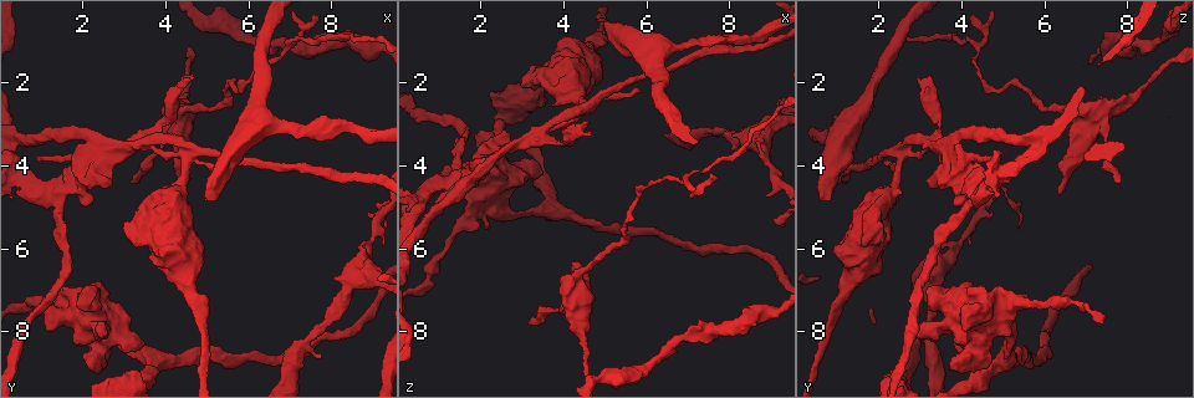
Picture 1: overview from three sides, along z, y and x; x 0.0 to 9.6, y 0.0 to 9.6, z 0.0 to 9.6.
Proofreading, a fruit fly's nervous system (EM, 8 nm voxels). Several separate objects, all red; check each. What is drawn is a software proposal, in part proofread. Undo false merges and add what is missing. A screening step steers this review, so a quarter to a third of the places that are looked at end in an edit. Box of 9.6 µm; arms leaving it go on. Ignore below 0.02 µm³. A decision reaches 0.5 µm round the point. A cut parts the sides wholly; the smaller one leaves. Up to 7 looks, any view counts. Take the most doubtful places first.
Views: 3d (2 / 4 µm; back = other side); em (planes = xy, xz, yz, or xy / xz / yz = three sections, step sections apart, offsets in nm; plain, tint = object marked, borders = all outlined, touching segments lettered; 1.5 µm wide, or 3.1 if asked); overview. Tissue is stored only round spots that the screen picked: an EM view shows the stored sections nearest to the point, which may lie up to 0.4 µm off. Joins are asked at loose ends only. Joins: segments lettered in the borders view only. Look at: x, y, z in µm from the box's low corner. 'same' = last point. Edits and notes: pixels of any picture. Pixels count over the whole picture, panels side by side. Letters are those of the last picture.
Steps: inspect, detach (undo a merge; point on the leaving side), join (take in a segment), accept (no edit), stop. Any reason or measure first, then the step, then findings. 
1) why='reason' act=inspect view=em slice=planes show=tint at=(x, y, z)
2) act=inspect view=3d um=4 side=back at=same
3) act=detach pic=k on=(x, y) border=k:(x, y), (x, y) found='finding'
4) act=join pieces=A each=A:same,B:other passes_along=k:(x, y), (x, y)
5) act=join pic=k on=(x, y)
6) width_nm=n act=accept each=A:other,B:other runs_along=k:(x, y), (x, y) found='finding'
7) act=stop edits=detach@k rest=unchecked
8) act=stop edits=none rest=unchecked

why='an open end' act=inspect view=em slice=xy step=8 show=tint at=(4.95, 4.80, 0.75)

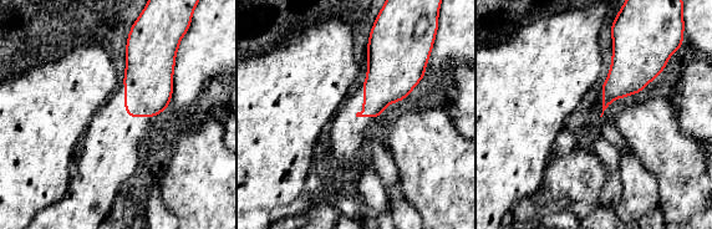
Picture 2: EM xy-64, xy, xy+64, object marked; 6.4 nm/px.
act=inspect view=em slice=planes show=borders at=same

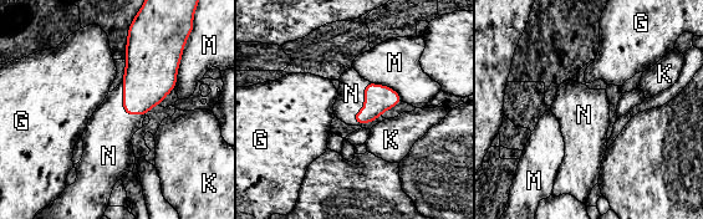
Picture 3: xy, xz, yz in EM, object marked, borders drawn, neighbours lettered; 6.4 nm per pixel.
act=join pieces=N each=G:other,K:other,M:other,N:same passes_along=3:(149, 77), (123, 106), (107, 137) found='the cell continues'

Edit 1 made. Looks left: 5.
why='see it whole again' act=inspect view=overview

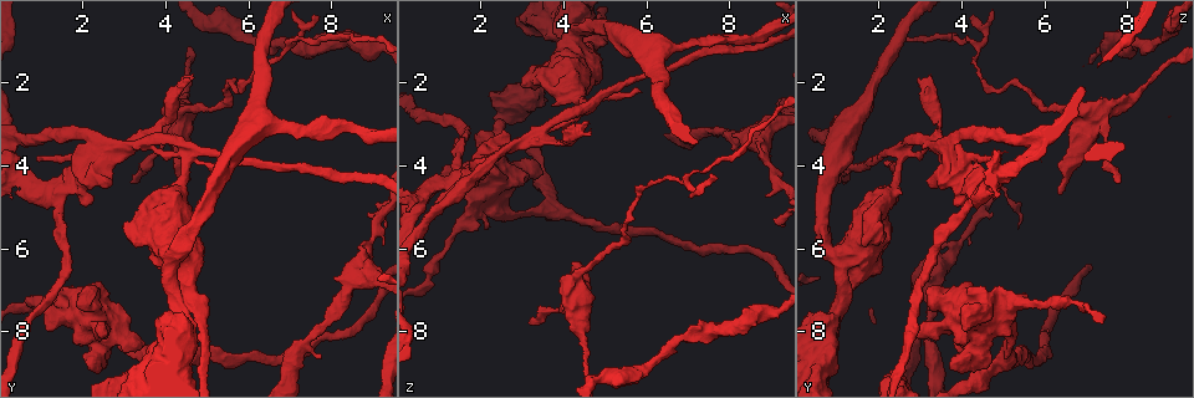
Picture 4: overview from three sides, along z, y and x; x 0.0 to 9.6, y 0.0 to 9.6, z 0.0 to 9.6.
why='an open end' act=inspect view=3d um=2 at=(4.60, 1.85, 3.20)

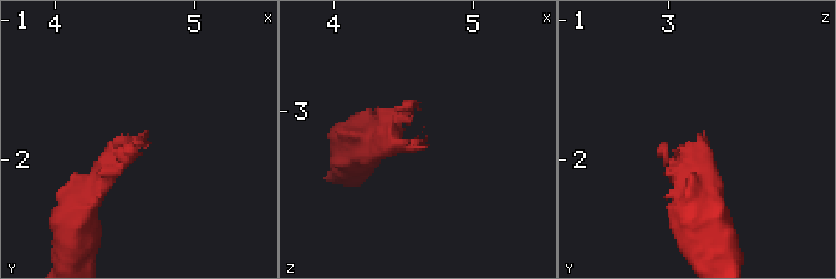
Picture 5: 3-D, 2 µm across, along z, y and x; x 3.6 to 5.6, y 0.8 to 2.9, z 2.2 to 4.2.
why='shape alone is not enough' act=inspect view=em slice=planes show=borders at=(4.64, 1.88, 3.18)

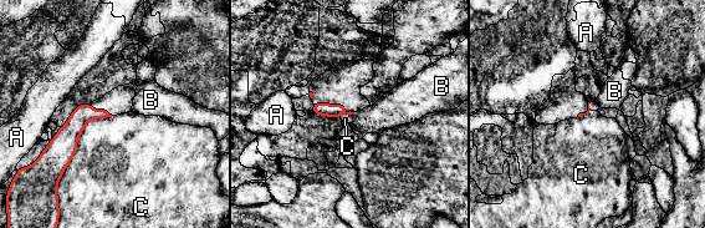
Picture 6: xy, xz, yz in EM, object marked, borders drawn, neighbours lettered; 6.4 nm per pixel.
act=accept each=A:other,B:other,C:other runs_along=6:(103, 114), (87, 114), (55, 162) found='none of them fits'

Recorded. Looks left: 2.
why='a fork' act=inspect view=em slice=planes show=plain at=(6.25, 2.95, 1.10)

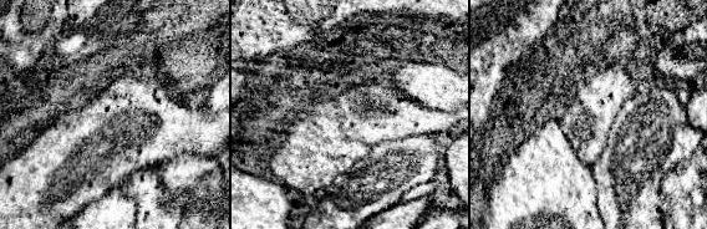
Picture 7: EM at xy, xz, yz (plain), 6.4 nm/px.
act=inspect view=em slice=planes show=borders at=same

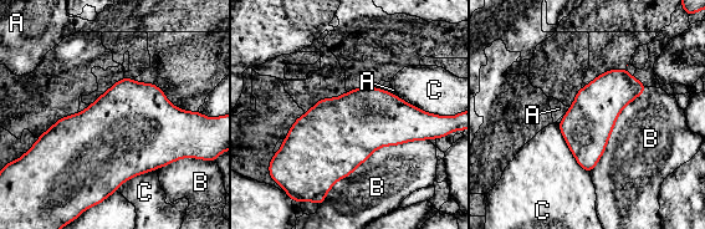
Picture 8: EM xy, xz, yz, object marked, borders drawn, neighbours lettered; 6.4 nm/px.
longest_contact=B:800nm act=accept each=A:other,B:other,C:other found='continuous, no second cell'

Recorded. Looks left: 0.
act=stop edits=join@3 rest=unchecked

